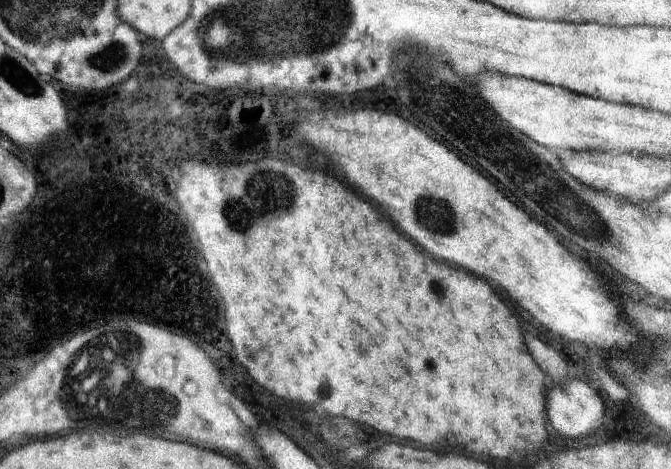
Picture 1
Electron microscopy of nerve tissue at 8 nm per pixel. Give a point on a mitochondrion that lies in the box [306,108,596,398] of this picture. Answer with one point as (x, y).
(436, 214)

